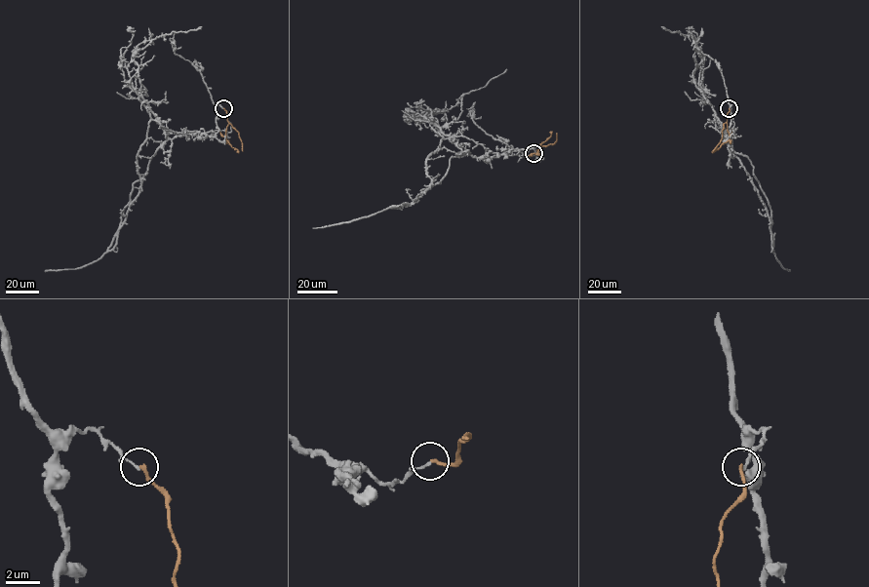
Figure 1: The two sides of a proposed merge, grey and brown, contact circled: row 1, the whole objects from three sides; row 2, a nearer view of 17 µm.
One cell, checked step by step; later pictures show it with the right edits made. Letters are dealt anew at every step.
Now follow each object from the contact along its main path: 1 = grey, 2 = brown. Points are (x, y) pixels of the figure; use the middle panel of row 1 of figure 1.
1: (533, 153), (453, 156), (440, 182), (412, 204), (313, 228)
2: (533, 153), (551, 132)

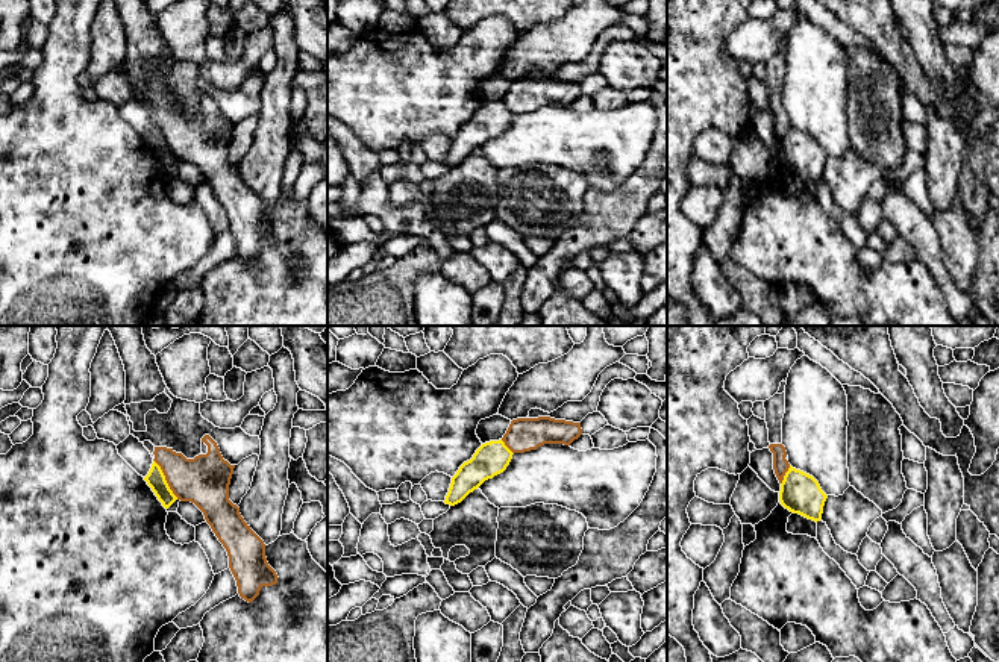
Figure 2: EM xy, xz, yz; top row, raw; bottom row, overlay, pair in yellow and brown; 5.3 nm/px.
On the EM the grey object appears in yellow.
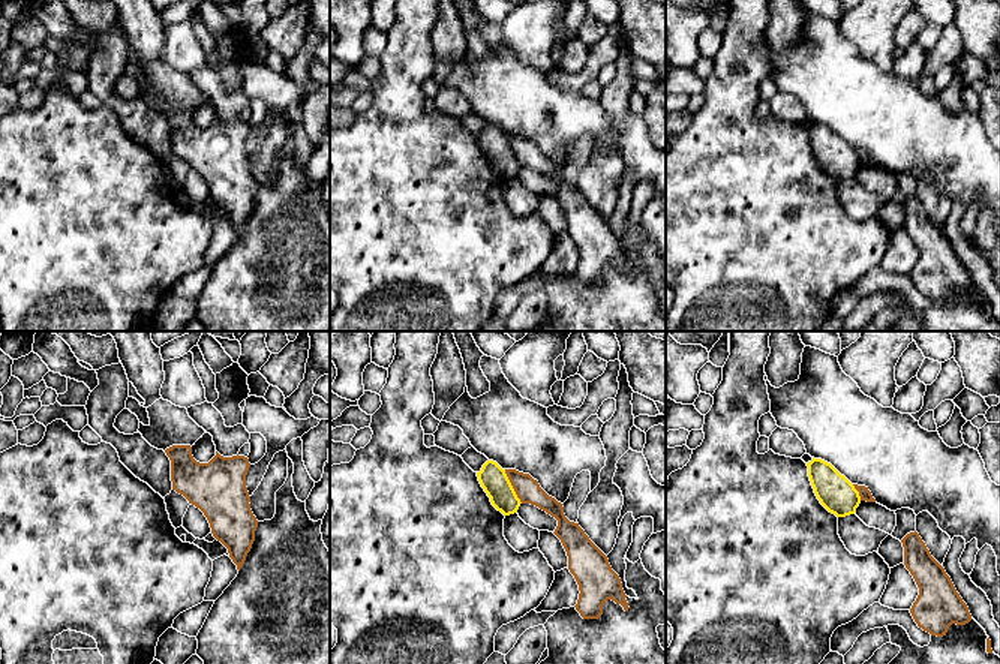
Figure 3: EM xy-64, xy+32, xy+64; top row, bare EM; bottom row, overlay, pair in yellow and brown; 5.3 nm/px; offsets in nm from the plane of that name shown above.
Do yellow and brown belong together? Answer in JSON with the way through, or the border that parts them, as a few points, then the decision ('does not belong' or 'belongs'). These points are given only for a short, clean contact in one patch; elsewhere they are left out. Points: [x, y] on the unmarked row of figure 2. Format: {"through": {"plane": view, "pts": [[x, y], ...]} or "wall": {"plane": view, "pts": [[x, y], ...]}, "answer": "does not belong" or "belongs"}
{"wall": {"plane": "xy", "pts": [[153, 120], [178, 159]]}, "answer": "does not belong"}

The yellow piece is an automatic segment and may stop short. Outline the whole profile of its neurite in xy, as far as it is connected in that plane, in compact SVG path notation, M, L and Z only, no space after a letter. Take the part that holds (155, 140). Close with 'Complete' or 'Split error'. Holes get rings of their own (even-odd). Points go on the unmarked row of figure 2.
M155 121L144 141L165 170L168 170L177 161L177 158L170 150L161 127Z. Complete

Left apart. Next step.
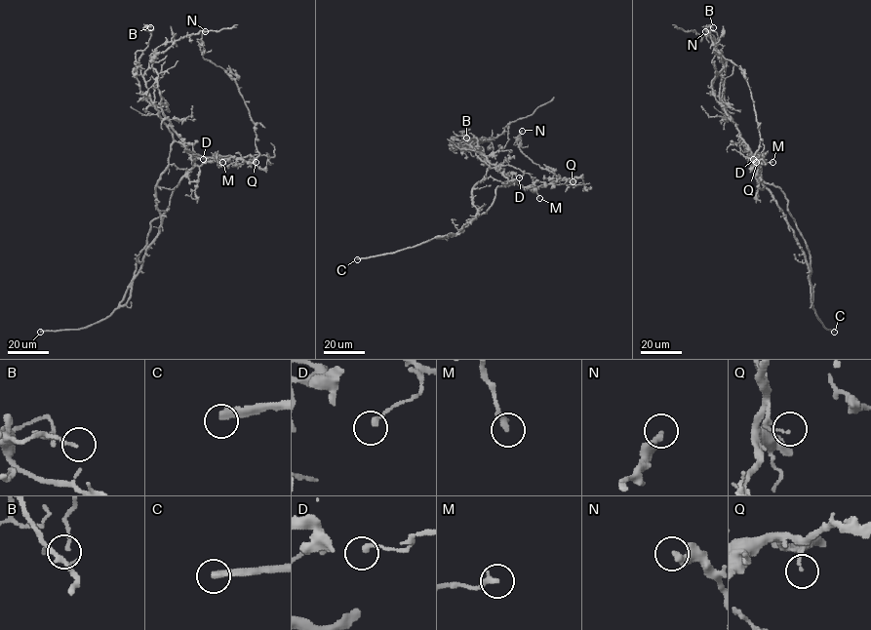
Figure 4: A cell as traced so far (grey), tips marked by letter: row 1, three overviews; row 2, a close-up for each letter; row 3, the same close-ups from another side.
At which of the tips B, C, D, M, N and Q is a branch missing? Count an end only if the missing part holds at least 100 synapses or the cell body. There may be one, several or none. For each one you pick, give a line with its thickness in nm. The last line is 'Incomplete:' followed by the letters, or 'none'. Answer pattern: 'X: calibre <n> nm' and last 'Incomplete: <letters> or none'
C: calibre 320 nm
Incomplete: C

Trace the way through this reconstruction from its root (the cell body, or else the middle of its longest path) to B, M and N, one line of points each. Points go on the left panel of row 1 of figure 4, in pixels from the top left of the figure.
B: (181, 177), (194, 159), (156, 108), (140, 72), (138, 58), (150, 27)
M: (181, 177), (206, 162), (215, 159), (217, 164), (222, 162)
N: (181, 177), (215, 159), (253, 163), (259, 154), (255, 123), (237, 84), (203, 57), (205, 31)

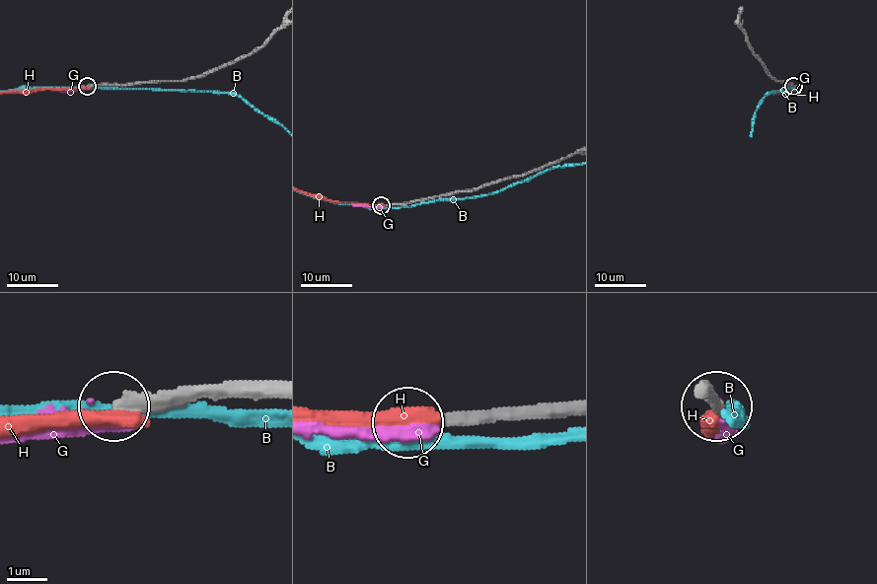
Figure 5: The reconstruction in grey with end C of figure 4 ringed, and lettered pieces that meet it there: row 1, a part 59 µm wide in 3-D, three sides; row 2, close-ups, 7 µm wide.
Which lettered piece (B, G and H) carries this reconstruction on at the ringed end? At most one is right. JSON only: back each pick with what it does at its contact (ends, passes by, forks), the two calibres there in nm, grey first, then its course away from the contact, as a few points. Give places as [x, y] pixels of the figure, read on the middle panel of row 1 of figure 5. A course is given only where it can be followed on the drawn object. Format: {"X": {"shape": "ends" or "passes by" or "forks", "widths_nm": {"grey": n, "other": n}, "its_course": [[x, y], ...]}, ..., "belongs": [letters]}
{"belongs": []}

